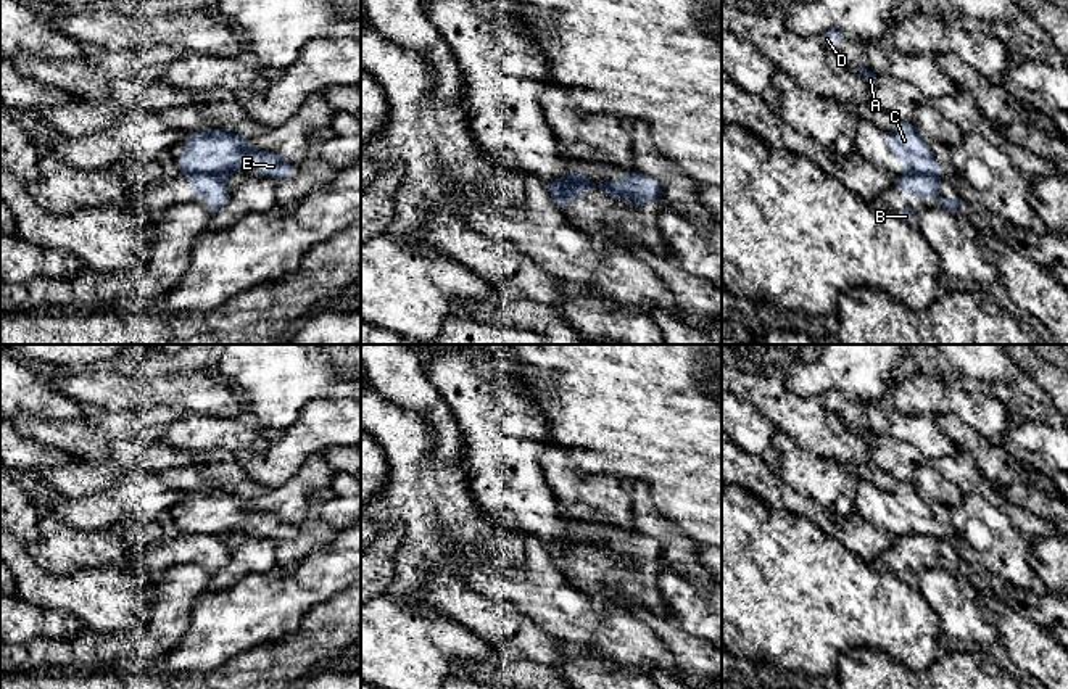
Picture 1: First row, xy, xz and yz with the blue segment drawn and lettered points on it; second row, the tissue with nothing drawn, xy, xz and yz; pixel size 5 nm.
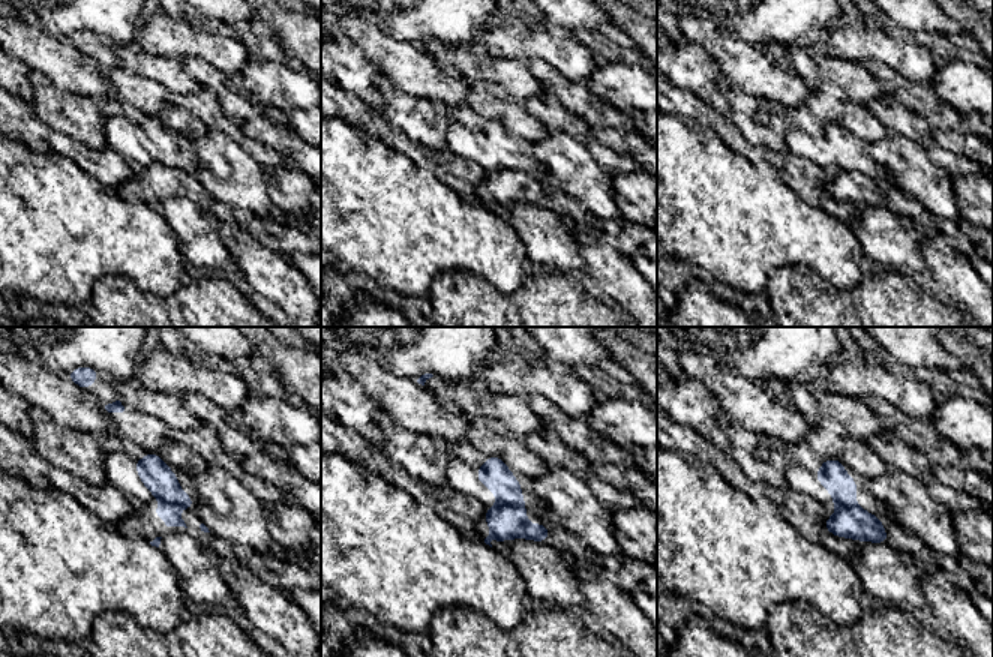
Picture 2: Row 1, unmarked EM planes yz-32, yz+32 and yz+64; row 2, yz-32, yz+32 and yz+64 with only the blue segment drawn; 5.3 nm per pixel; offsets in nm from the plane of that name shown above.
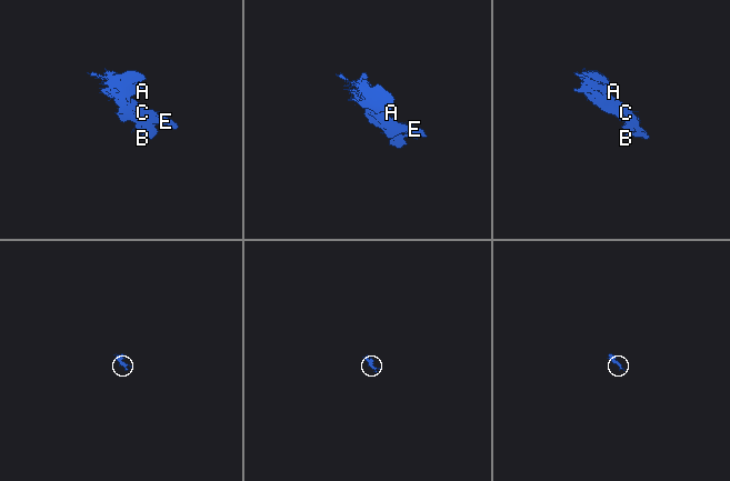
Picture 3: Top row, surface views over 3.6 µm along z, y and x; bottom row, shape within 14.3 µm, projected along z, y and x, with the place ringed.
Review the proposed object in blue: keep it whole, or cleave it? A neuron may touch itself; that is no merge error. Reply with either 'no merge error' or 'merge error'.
merge error

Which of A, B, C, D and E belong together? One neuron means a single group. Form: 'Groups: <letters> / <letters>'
Groups: A C D E / B

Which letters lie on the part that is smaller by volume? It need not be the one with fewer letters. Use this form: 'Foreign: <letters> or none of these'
Foreign: B

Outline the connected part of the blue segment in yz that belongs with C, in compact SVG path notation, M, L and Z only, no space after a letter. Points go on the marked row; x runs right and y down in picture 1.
M912 121L899 122L896 130L884 132L884 138L889 150L907 164L909 174L920 172L942 180L944 164L934 161L933 150Z

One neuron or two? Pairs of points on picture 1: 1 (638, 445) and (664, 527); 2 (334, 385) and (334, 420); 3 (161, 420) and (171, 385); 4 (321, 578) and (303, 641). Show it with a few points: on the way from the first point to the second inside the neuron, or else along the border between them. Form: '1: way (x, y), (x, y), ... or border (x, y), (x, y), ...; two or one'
1: border (637, 482), (648, 486), (653, 504), (687, 538); two
2: border (343, 398), (314, 398), (298, 412); two
3: border (184, 411), (152, 406), (139, 412); two
4: border (343, 589), (316, 604), (300, 625), (287, 635); two

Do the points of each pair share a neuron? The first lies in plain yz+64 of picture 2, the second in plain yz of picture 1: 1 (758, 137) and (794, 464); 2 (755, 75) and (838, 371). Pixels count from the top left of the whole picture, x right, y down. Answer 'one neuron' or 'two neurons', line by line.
1: one neuron
2: two neurons

